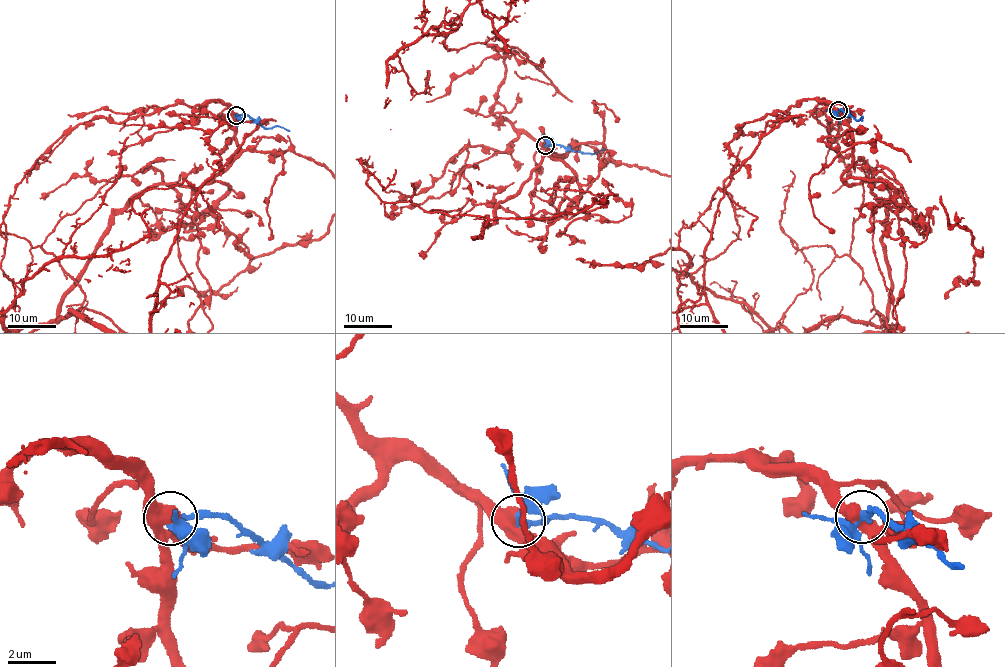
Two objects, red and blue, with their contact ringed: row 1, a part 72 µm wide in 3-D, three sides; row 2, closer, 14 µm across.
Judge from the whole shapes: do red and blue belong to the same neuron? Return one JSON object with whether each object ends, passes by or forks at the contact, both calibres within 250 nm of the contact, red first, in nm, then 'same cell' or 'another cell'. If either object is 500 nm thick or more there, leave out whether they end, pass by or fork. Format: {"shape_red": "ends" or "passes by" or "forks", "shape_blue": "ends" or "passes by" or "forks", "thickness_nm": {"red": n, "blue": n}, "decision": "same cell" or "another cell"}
{"thickness_nm": {"red": 500, "blue": 280}, "decision": "another cell"}

